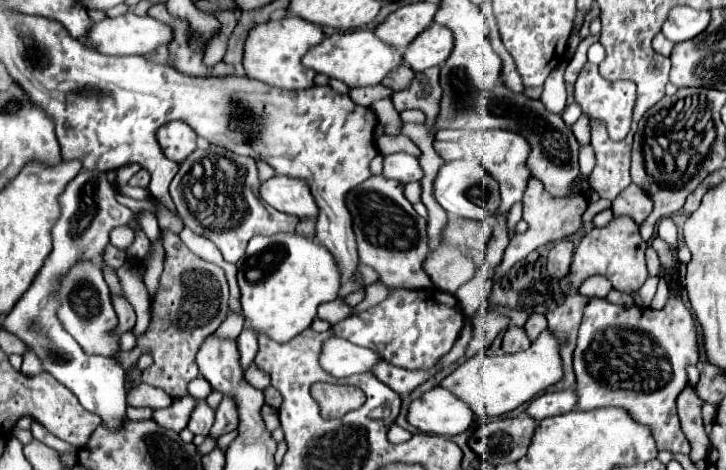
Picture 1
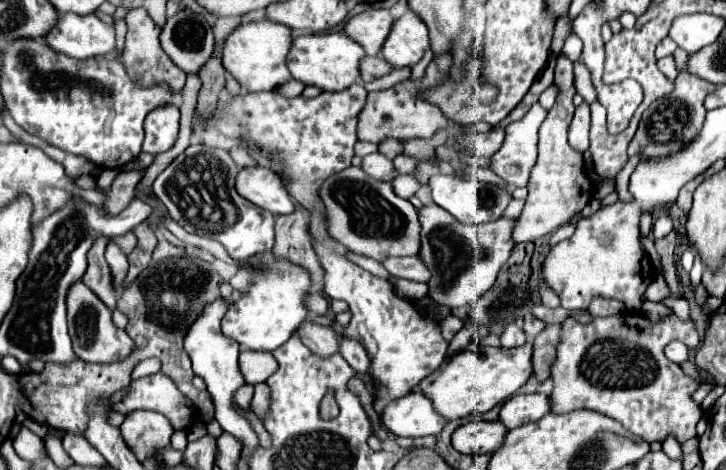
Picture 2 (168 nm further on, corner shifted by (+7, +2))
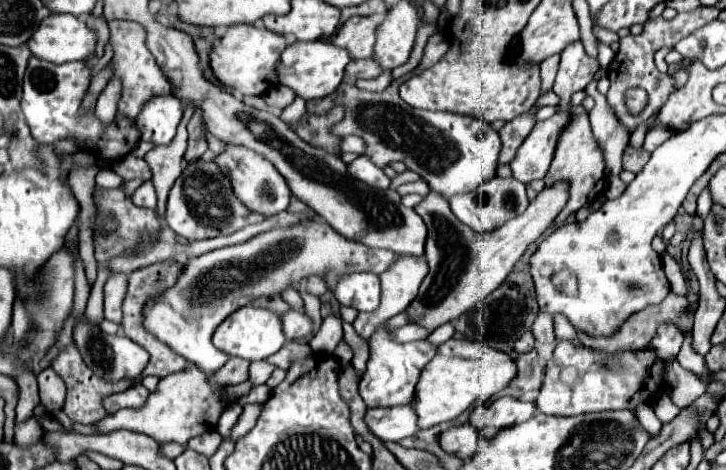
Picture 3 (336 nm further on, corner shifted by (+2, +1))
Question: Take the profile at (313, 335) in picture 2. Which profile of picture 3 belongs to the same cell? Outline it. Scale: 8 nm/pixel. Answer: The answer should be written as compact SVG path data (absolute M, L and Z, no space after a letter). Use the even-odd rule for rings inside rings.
M295 310L283 312L281 324L283 324L283 332L285 332L287 340L301 340L307 334L311 334L311 330L313 330L313 324L305 316L305 312L295 312Z

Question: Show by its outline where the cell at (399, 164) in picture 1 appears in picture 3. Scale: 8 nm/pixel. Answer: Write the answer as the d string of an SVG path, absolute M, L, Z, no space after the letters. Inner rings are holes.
M357 156L349 166L347 172L355 178L365 182L371 188L379 188L379 190L387 190L389 188L389 178L383 174L381 168L377 168L367 156Z

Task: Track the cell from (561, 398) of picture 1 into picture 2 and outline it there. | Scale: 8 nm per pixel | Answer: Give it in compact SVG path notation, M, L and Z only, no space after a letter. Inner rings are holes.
M532 393L532 395L514 395L510 397L502 409L500 409L500 421L508 427L520 427L532 421L542 419L546 413L550 413L550 397L544 393Z

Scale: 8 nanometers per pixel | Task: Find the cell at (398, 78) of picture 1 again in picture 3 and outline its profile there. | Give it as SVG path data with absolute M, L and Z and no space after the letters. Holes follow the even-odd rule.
M373 58L365 60L351 60L345 70L345 80L359 80L359 78L377 78L383 70Z

